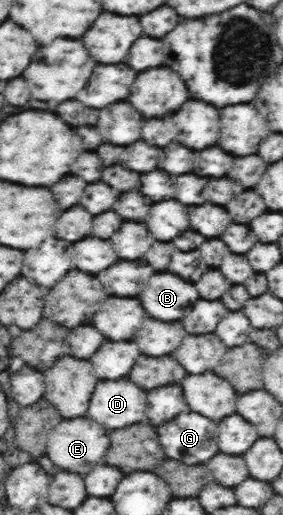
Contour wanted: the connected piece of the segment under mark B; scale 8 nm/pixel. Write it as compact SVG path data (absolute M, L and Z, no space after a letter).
M154 274L148 282L148 286L140 294L140 302L144 310L164 322L180 320L184 312L198 300L198 292L194 284L182 280L176 274Z

